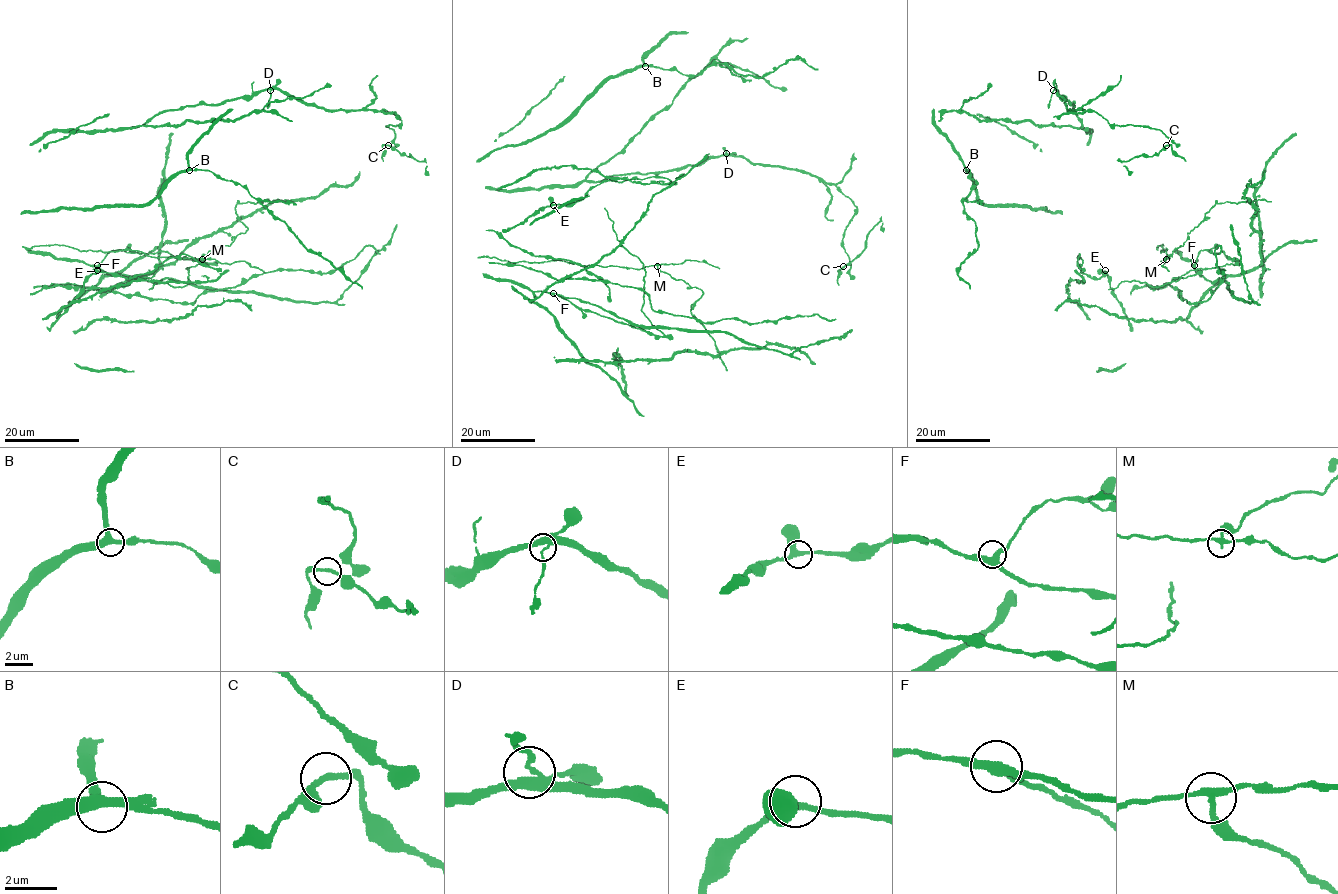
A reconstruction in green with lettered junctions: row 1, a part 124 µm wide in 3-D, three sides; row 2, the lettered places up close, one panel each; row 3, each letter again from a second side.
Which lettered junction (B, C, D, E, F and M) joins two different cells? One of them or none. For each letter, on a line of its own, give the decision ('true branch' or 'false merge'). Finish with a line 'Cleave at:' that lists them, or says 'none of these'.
B: true branch
C: true branch
D: true branch
E: true branch
F: true branch
M: false merge
Cleave at: M

